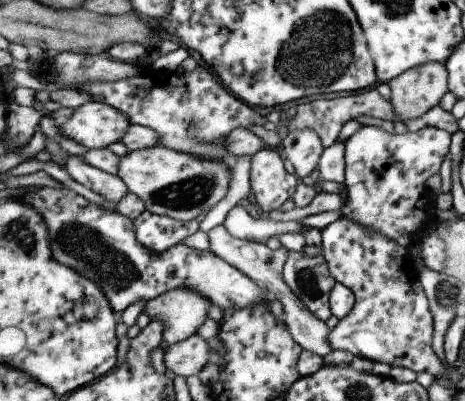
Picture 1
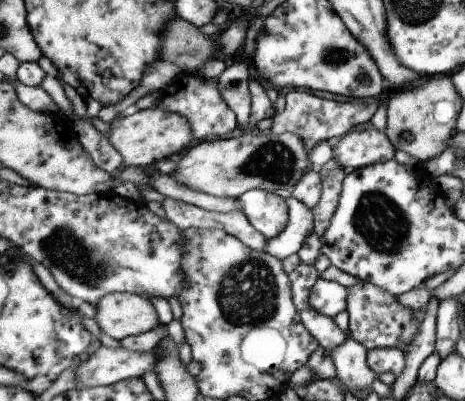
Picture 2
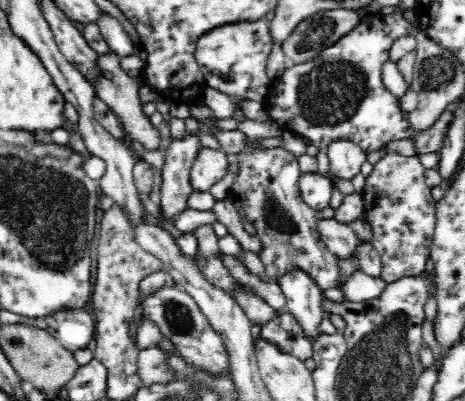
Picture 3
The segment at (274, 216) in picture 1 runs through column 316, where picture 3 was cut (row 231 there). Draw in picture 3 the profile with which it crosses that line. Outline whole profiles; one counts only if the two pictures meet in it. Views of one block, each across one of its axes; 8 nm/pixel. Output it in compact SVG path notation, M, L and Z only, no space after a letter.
M204 224L204 226L200 226L200 230L198 230L198 238L196 238L196 240L200 242L200 250L202 250L202 254L206 254L208 260L210 260L208 264L200 264L202 272L208 276L210 282L214 282L214 284L220 286L222 290L228 290L228 288L230 288L230 282L232 282L234 278L232 278L230 272L224 270L224 268L220 266L220 262L212 256L212 252L214 252L216 248L220 248L220 238L214 234L212 224Z

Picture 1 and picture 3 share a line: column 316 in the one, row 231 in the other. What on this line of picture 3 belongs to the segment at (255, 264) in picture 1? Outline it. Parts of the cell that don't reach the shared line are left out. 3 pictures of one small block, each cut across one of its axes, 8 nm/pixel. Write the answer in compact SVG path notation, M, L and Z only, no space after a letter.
M320 218L314 224L314 230L318 234L318 240L332 252L338 254L340 258L348 256L354 252L354 248L360 244L360 240L356 238L354 230L350 228L350 224L344 224L342 220L334 218Z

